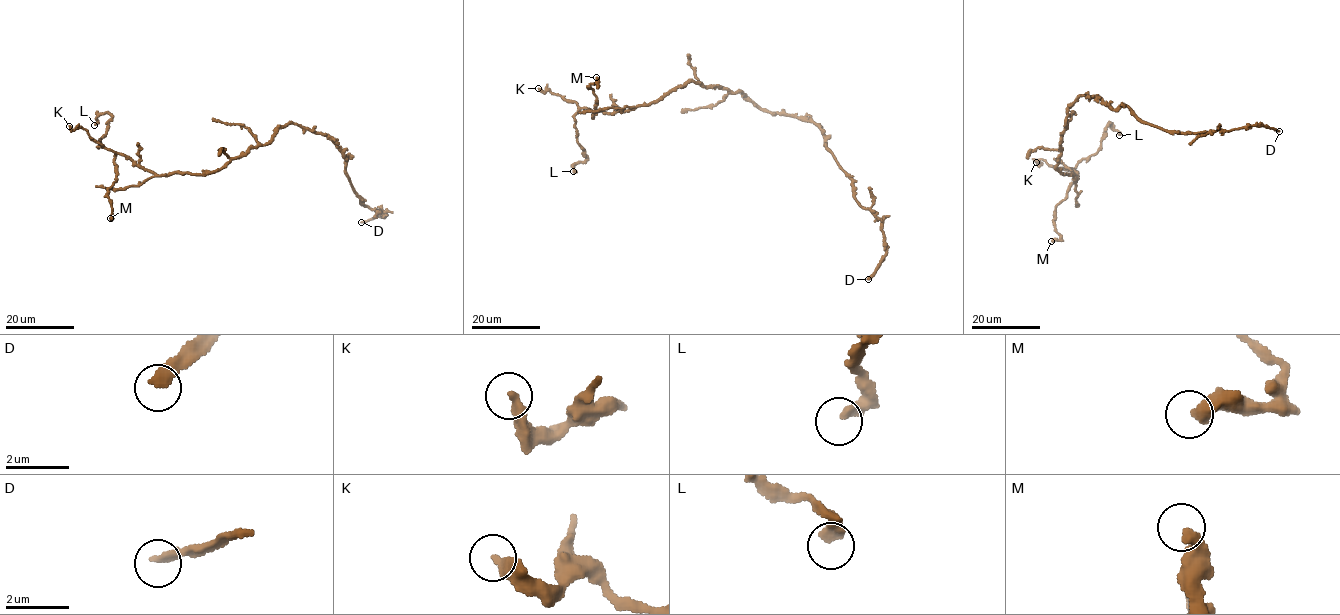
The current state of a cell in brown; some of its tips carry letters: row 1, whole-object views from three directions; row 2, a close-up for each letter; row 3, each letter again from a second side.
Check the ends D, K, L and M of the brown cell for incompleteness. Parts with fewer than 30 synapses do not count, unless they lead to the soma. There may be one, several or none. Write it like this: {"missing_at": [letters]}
{"missing_at": ["D"]}

